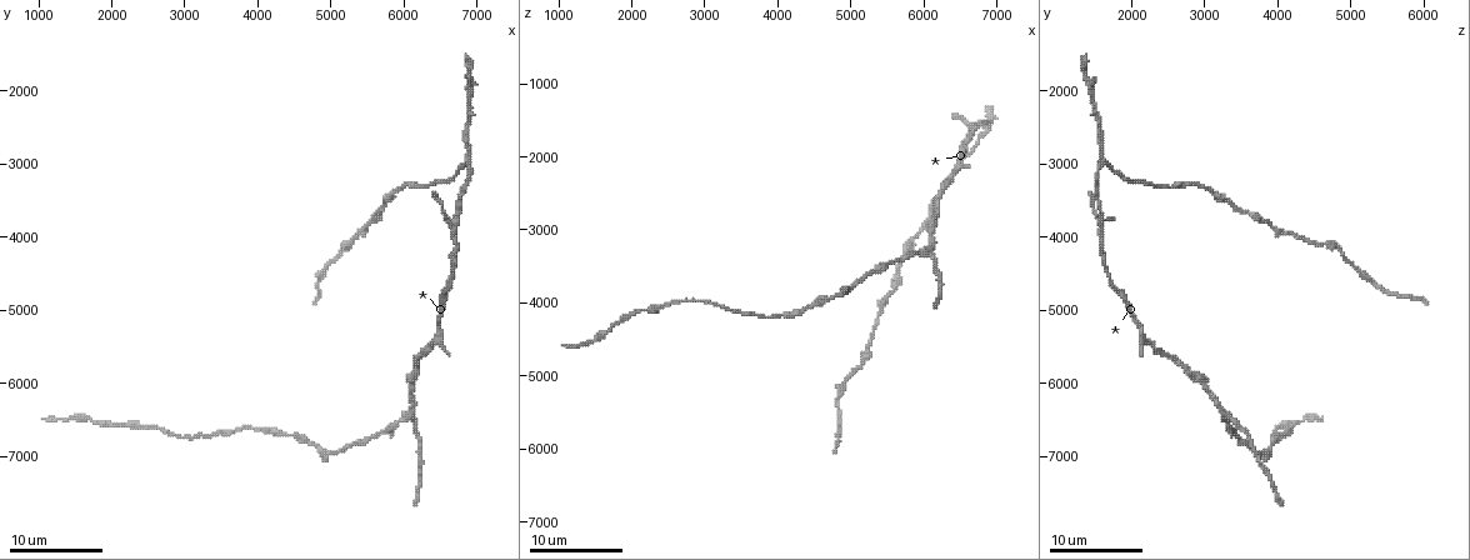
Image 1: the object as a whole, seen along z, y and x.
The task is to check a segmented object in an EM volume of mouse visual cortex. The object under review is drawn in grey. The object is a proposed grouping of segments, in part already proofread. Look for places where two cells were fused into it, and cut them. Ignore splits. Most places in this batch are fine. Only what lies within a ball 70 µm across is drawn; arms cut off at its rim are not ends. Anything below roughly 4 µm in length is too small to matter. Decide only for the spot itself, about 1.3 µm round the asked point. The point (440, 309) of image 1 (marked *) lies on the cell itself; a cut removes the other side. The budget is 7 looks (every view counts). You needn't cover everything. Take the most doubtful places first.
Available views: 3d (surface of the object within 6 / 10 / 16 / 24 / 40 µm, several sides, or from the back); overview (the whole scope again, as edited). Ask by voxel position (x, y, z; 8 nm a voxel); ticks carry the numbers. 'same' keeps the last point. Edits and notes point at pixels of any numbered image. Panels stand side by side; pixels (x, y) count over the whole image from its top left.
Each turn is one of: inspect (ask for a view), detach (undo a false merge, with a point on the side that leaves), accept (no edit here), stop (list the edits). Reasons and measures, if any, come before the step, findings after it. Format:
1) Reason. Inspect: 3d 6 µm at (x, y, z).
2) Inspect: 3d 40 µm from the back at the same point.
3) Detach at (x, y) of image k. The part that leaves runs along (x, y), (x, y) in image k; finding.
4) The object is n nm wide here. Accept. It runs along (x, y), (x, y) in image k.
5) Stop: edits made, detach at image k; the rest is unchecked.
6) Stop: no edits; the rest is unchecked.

A fork. Inspect: 3d 16 µm at (6050, 6500, 3300).

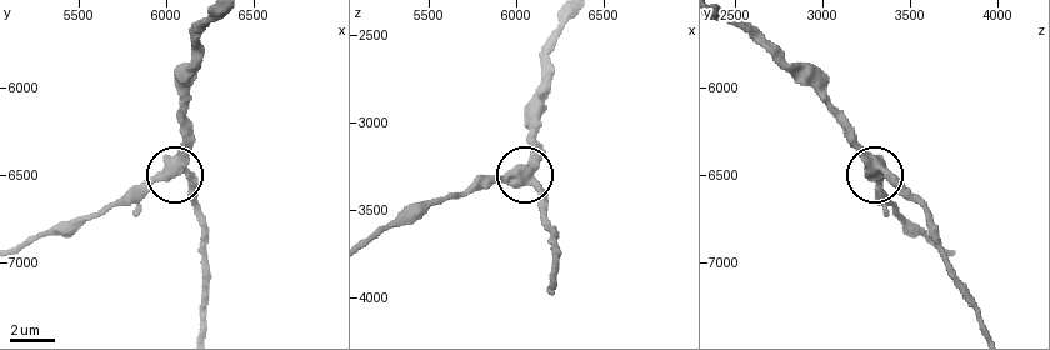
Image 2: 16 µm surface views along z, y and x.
Inspect: 3d 6 µm at (6060, 6460, 3340).

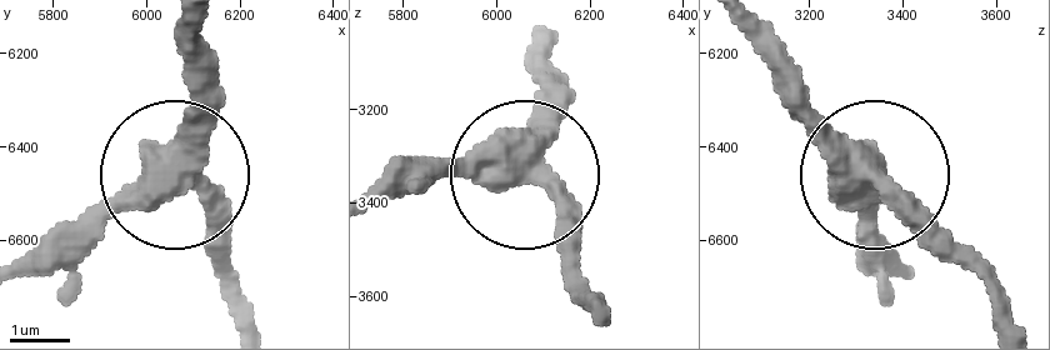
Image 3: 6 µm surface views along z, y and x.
The object is 440 nm wide here. Accept. One cell here.

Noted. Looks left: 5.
Two arms in line, one across. Inspect: 3d 16 µm at (6850, 2950, 1650).

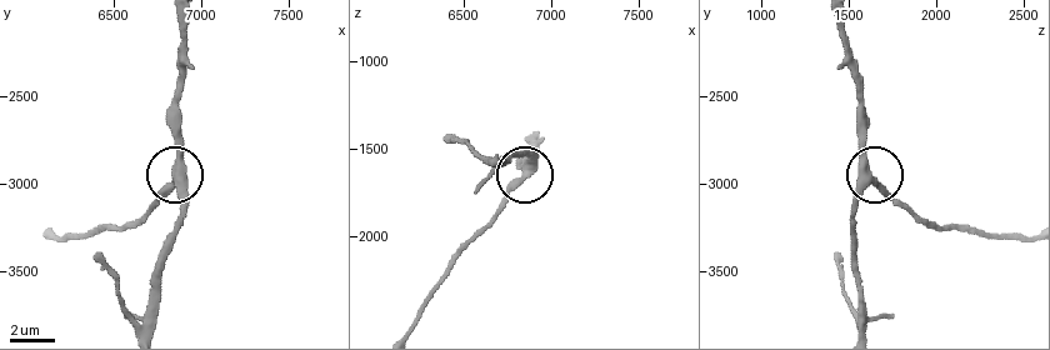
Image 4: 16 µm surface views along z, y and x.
Accept. It runs along (866, 324), (855, 263), (855, 195), (869, 173), (866, 119) in image 4; continuous, no second cell.

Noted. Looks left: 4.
Small branch off a trunk. Inspect: 3d 10 µm at (6700, 3800, 1550).

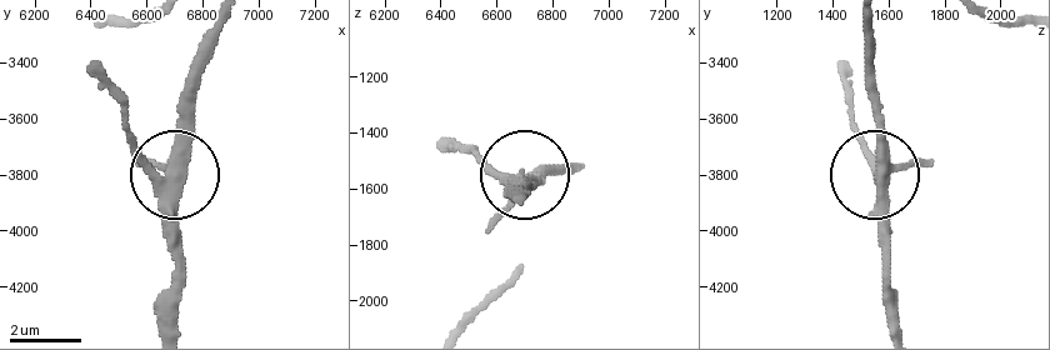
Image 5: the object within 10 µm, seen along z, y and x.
Inspect: 3d 10 µm from the back at (6650, 3820, 1570).

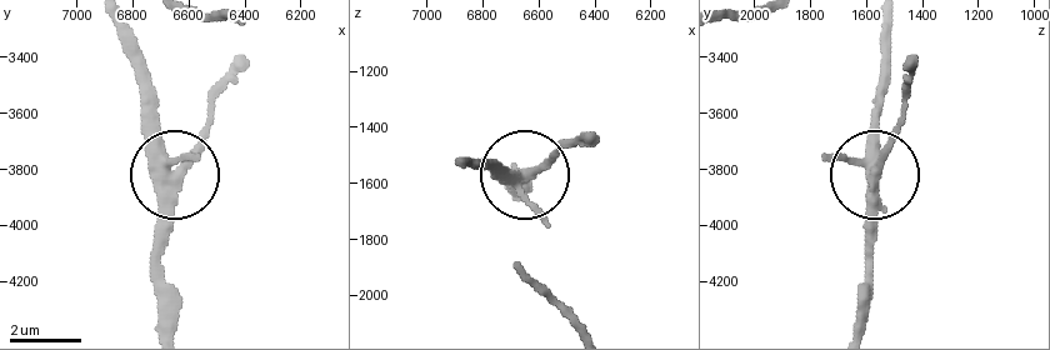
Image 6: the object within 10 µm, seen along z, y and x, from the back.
The object is 360 nm wide here. Accept. It runs along (856, 323), (865, 188), (889, 153), (906, 84) in image 6; all the same cell.

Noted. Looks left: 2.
Stop: no edits; the rest is unchecked.

